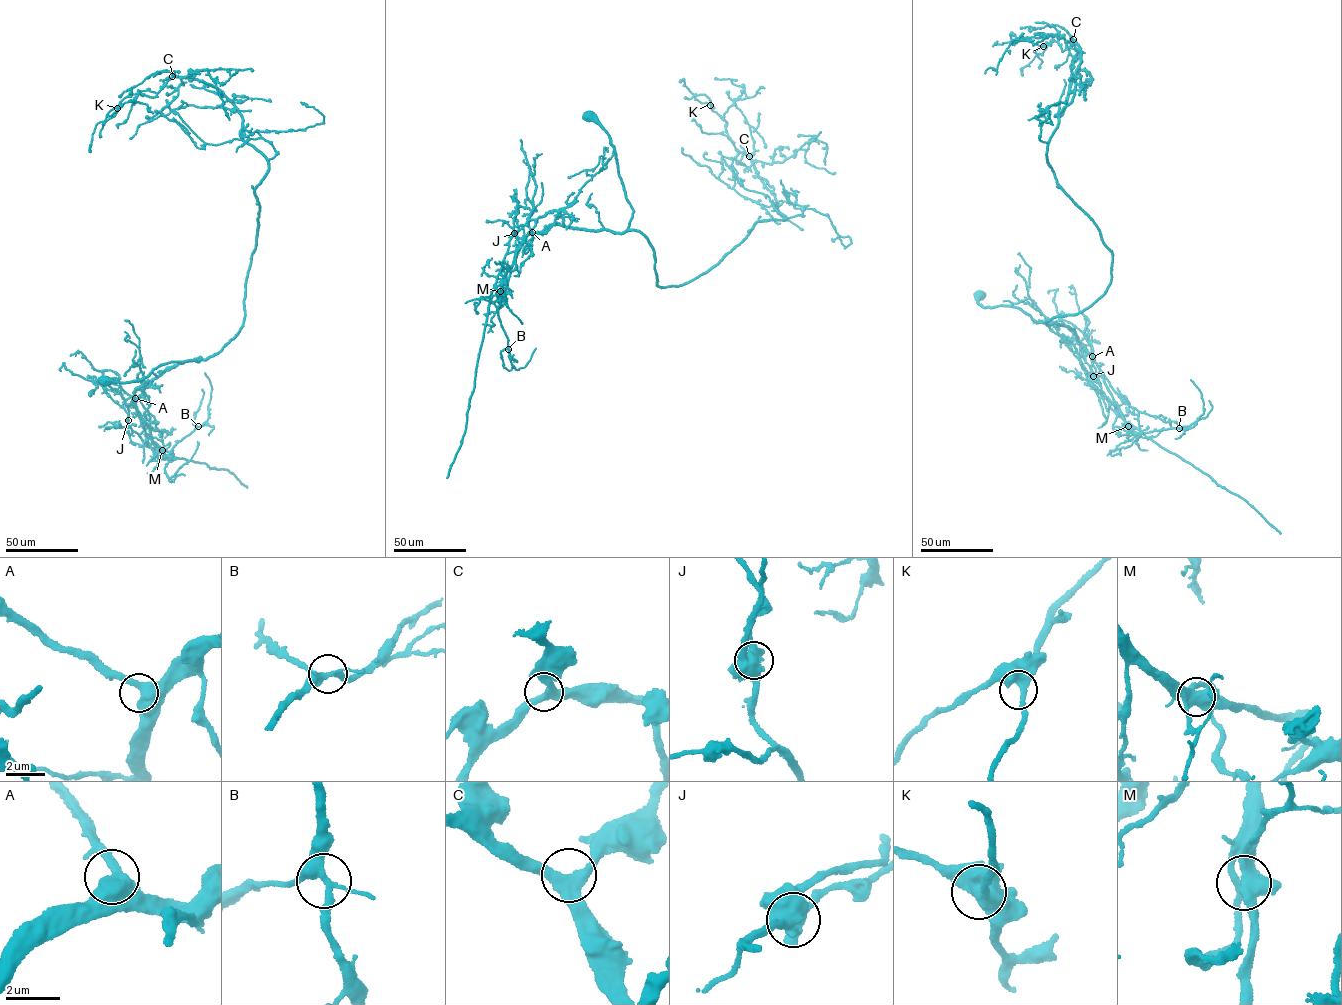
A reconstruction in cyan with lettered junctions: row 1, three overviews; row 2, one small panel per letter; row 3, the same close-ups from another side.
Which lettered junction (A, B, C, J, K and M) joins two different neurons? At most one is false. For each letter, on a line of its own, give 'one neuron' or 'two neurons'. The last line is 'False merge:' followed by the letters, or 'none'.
A: one neuron
B: one neuron
C: one neuron
J: two neurons
K: one neuron
M: one neuron
False merge: J

